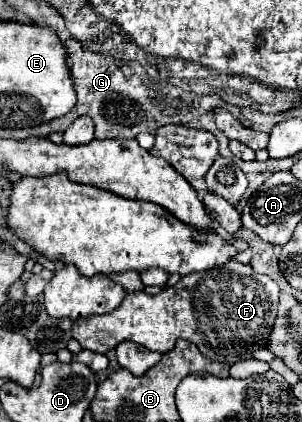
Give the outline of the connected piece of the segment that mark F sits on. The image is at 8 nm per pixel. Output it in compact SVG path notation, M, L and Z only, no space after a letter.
M231 259L225 265L203 271L203 273L199 271L189 273L187 277L181 277L177 285L167 287L157 295L147 295L145 291L127 293L119 309L115 309L113 313L91 315L91 317L75 321L73 337L81 343L83 349L93 351L93 353L107 353L123 341L133 341L151 351L167 353L173 349L177 339L187 339L187 341L193 341L207 359L233 365L239 359L251 359L255 349L267 345L273 321L277 317L277 305L279 305L277 283L267 275L255 275L251 265L241 265L235 259Z

